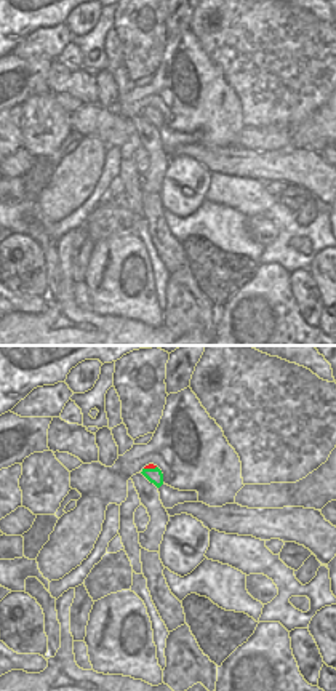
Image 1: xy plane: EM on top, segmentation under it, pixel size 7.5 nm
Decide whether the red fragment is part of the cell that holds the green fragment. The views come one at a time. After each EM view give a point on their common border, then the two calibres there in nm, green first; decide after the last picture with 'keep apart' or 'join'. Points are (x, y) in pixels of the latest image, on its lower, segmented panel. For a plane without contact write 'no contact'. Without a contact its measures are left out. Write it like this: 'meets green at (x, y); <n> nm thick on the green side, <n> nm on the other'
meets green at (149, 469); 120 nm thick on the green side, 50 nm on the other

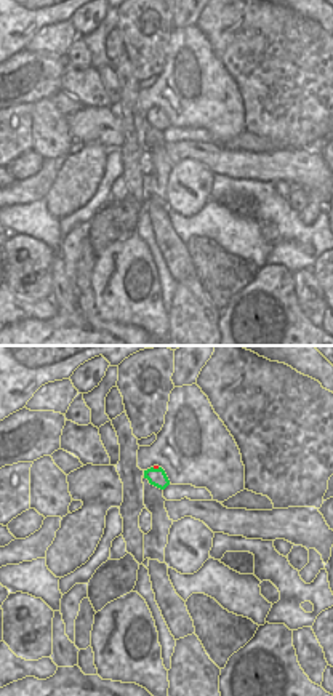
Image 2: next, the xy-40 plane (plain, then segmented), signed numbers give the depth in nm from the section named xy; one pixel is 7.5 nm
meets green at (156, 469); 140 nm thick on the green side, 20 nm on the other

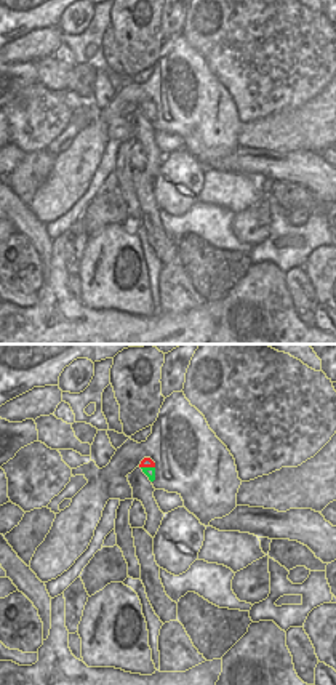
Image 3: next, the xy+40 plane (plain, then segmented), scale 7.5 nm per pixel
meets green at (148, 468); 70 nm thick on the green side, 70 nm on the other

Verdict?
join

